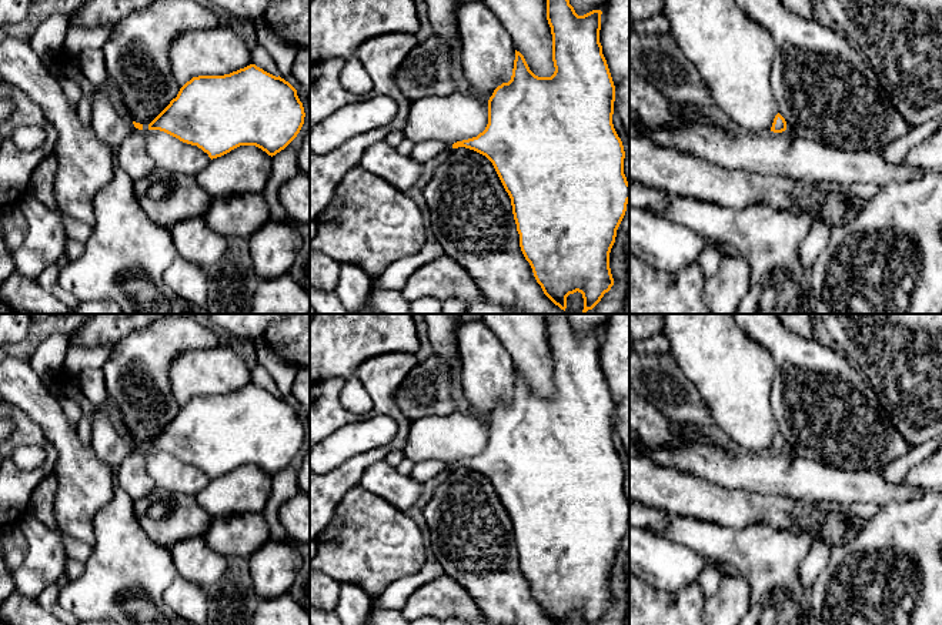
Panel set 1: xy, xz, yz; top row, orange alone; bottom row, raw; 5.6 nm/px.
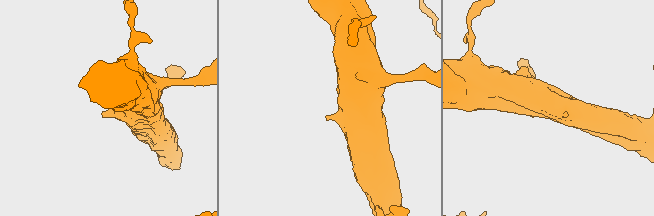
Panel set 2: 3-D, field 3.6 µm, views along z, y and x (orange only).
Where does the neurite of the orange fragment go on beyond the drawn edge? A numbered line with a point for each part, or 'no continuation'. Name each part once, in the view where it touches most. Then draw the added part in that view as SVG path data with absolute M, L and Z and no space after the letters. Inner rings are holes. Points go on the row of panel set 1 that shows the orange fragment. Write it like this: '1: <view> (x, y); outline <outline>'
1: xy (110, 127); outline M94 87L91 94L91 127L100 141L113 153L136 130L131 120L121 117L108 103L108 94Z

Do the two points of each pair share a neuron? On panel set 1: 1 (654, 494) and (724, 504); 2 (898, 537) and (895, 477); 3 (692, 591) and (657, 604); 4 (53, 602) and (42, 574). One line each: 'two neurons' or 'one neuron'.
1: one neuron
2: two neurons
3: one neuron
4: two neurons

